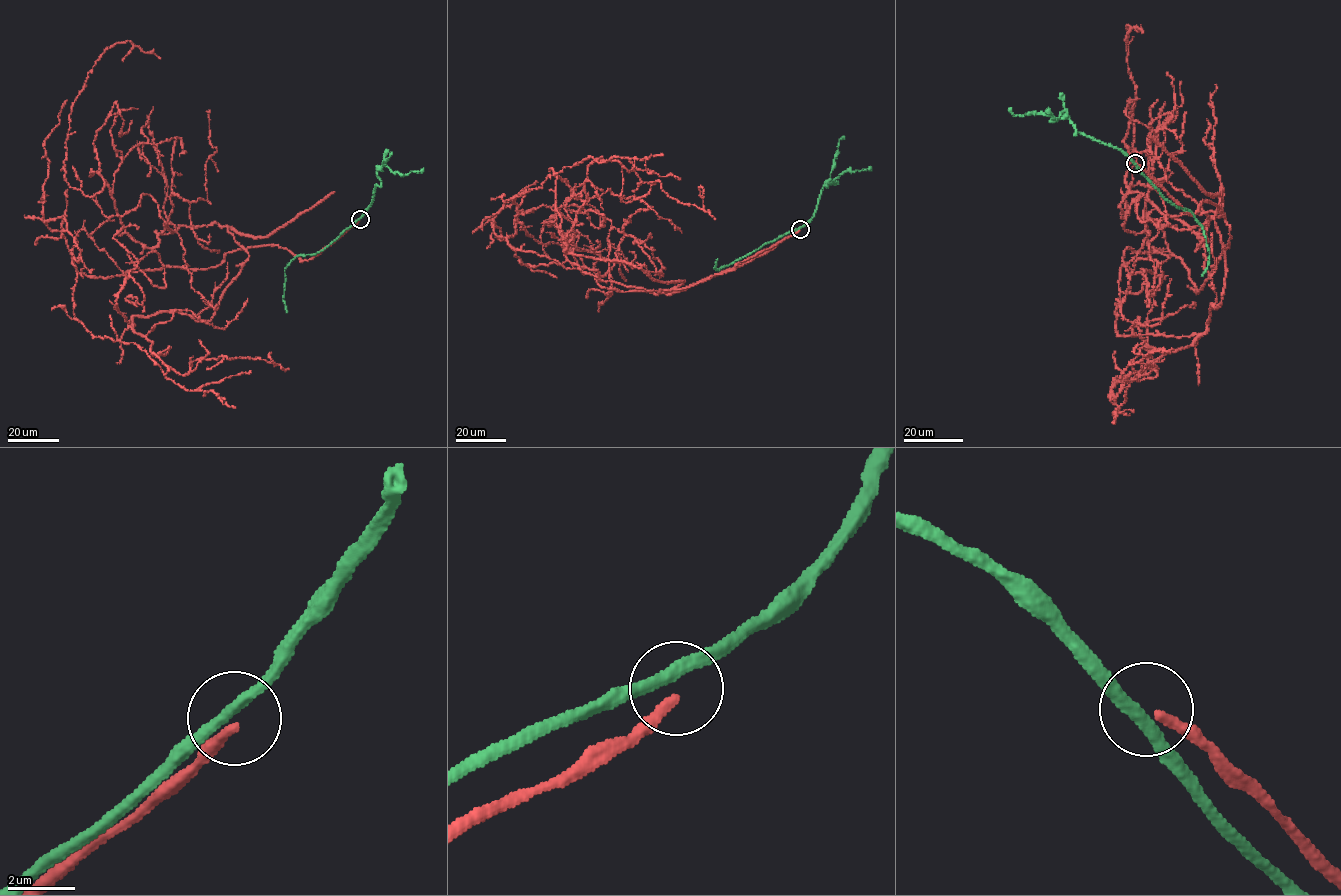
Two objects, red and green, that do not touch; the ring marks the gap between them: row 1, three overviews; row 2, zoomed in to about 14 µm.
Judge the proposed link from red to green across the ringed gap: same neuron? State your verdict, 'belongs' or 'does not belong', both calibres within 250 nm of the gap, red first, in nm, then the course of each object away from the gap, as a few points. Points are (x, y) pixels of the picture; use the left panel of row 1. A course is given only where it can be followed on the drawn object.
does not belong; calibres 280 and 340 nm; course red (360, 219), (308, 259), (242, 247), (208, 320), (133, 317), (181, 374), (220, 356), (274, 365), (271, 352); course green (359, 219), (315, 254), (296, 256), (285, 270), (283, 301), (287, 313)

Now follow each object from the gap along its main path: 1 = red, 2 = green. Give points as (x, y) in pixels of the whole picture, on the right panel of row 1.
1: (1136, 163), (1221, 209), (1225, 264), (1207, 330), (1115, 399), (1157, 373), (1130, 363), (1144, 341)
2: (1135, 163), (1164, 198), (1189, 211), (1202, 227), (1209, 262), (1202, 276)

